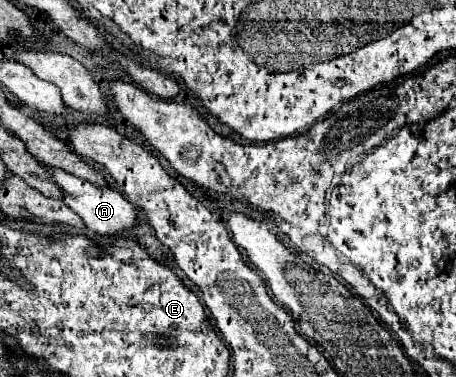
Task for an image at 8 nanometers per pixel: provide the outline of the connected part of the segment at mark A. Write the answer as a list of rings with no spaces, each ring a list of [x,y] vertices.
[[[41,164],[41,166],[49,172],[51,180],[61,188],[61,192],[63,192],[61,200],[83,220],[83,224],[89,232],[97,232],[97,234],[105,234],[105,236],[119,236],[119,232],[133,226],[135,216],[137,216],[137,208],[133,208],[117,190],[95,186],[95,184],[91,184],[83,178],[77,178],[61,168],[53,168],[53,166],[49,168],[45,164]]]

